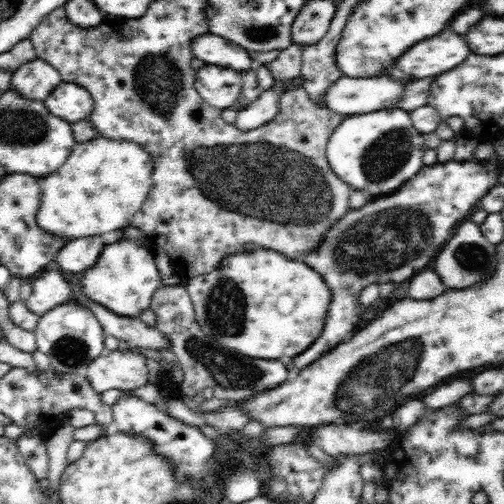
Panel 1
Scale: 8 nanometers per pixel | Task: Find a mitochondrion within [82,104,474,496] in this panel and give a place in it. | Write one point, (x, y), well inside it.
(293, 189)

